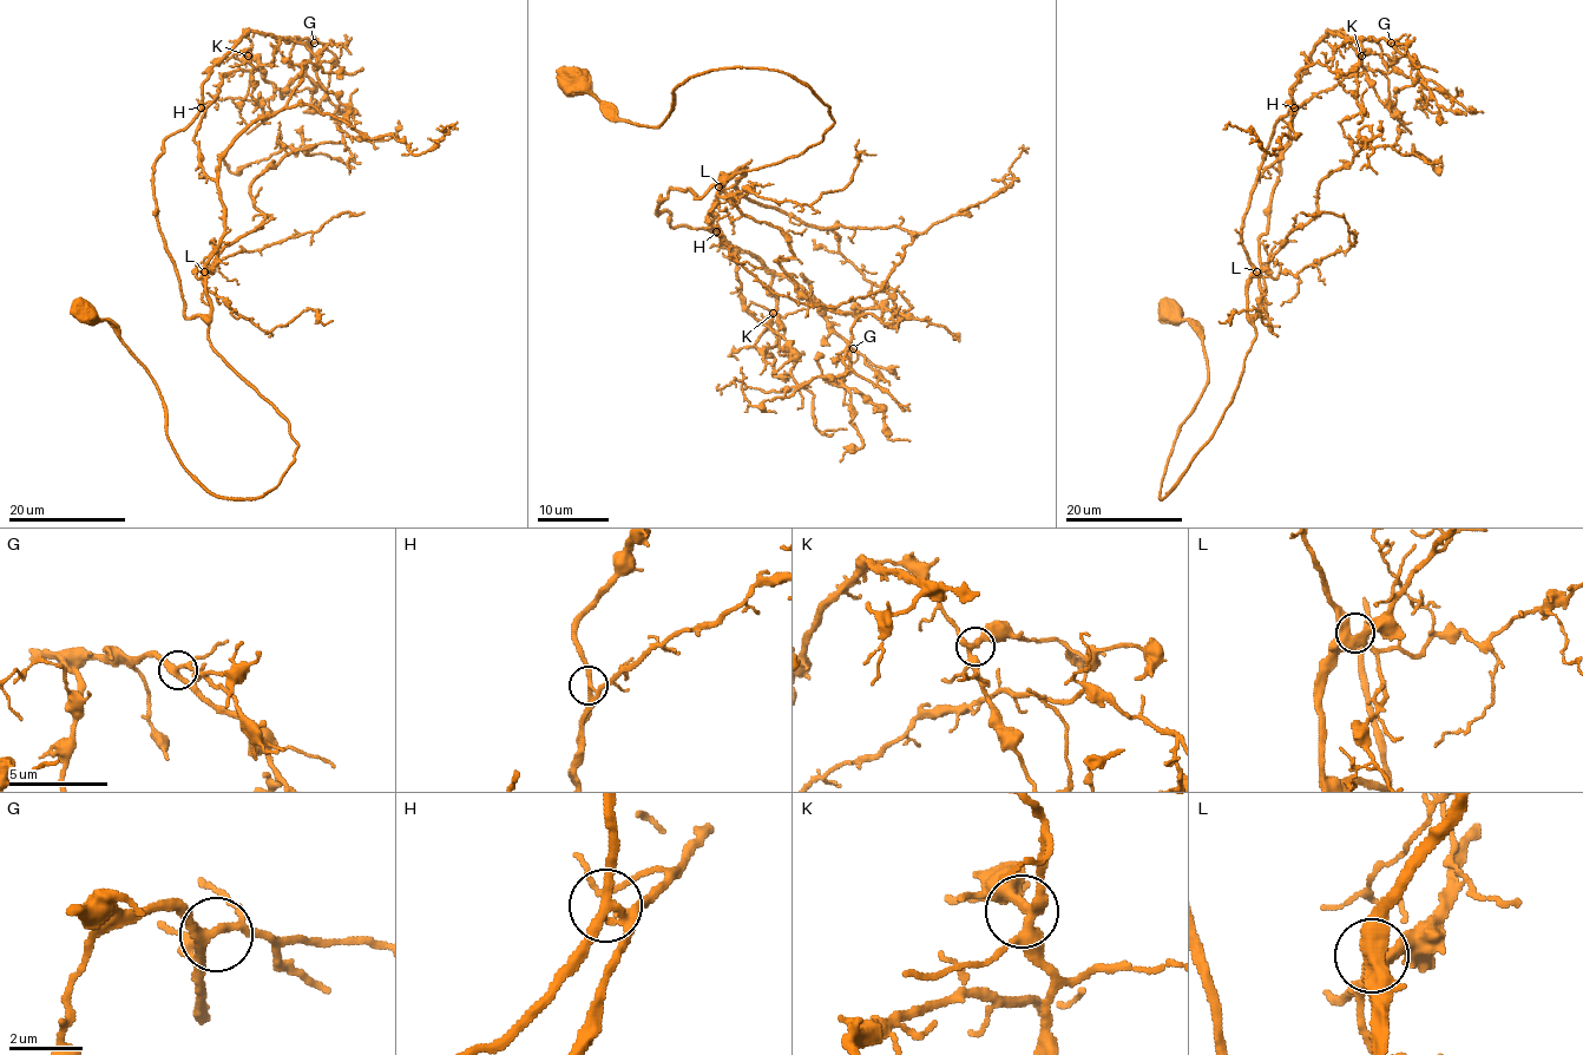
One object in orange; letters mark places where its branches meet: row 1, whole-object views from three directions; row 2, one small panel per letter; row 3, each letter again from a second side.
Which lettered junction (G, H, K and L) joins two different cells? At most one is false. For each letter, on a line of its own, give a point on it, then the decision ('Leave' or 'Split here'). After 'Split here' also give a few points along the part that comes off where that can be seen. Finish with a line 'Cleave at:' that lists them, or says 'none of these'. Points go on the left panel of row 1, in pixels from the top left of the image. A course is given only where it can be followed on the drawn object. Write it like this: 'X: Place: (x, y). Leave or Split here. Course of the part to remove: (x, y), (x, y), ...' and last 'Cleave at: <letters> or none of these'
G: Place: (314, 43). Leave
H: Place: (201, 107). Leave
K: Place: (248, 56). Leave
L: Place: (204, 272). Leave
Cleave at: none of these

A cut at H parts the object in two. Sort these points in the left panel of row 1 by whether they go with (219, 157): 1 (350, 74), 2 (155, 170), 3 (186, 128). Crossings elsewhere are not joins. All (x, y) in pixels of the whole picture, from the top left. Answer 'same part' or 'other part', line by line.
1: same part
2: other part
3: other part

